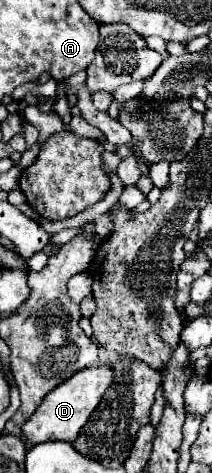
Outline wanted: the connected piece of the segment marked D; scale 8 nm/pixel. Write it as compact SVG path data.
M96 365L96 367L88 367L84 371L78 371L76 375L72 375L72 379L60 383L60 387L56 387L56 391L50 391L44 397L40 411L36 411L36 415L32 415L32 419L28 419L28 423L24 423L24 427L22 427L24 441L28 445L38 445L38 443L46 443L46 441L74 441L76 435L80 433L80 429L84 427L84 423L88 421L88 417L92 415L92 411L98 407L104 391L110 385L112 385L110 367Z

